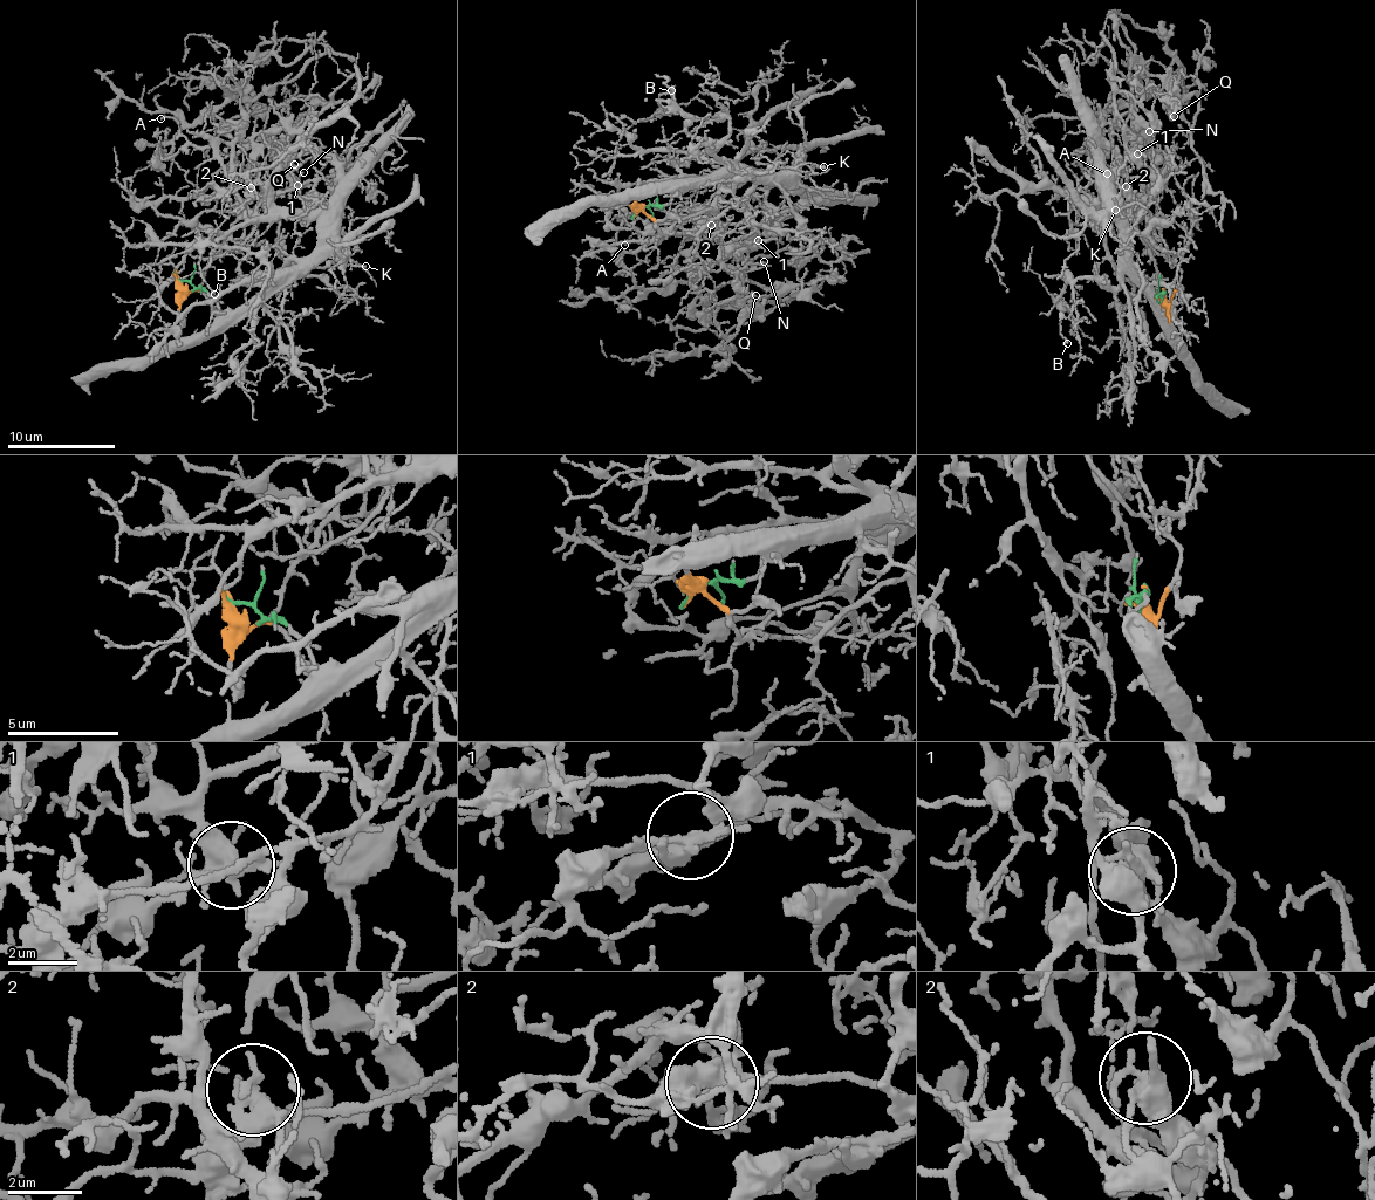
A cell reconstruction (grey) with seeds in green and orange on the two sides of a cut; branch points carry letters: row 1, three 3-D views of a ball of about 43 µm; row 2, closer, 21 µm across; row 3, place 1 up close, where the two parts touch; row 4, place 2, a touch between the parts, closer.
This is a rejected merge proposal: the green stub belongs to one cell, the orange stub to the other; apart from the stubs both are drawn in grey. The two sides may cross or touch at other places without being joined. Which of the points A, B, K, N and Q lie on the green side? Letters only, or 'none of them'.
A, B, K

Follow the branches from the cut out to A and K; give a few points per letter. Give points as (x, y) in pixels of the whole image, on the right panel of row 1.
A: (1164, 294), (1155, 308), (1106, 198), (1099, 214), (1123, 213), (1095, 171), (1101, 186), (1096, 172), (1108, 175)
K: (1164, 294), (1155, 308), (1154, 290), (1130, 258), (1116, 216), (1119, 208), (1115, 214), (1115, 210)

